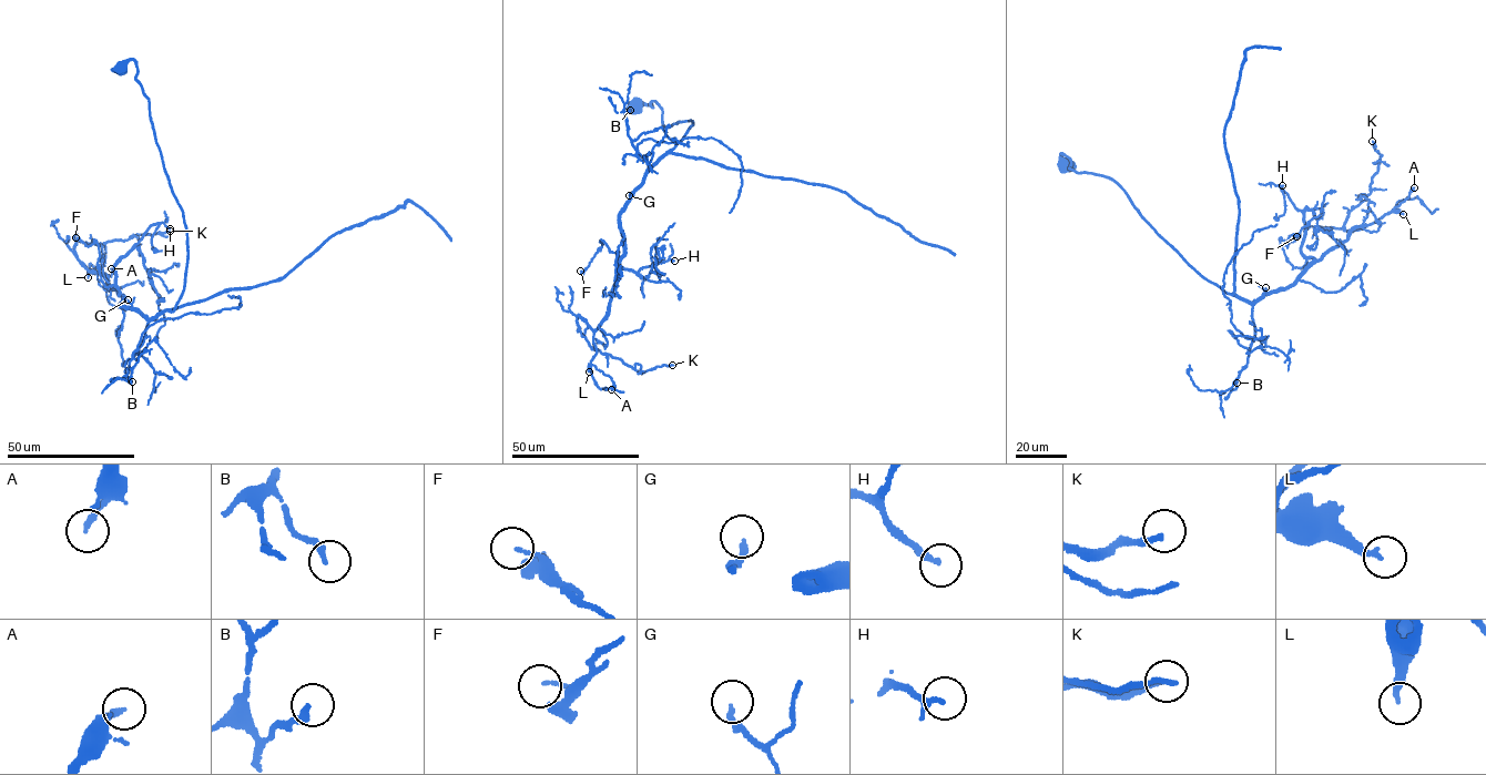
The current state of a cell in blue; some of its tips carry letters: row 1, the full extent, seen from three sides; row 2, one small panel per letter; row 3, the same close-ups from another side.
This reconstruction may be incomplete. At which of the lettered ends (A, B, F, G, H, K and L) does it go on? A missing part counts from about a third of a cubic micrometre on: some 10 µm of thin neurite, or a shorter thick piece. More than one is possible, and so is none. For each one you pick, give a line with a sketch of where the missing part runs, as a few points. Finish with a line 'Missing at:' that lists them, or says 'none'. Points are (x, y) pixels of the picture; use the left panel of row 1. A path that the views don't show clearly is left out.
H: Course of what is missing: (170, 228), (180, 232), (181, 241), (166, 262), (180, 268), (197, 265), (204, 273)
Missing at: H

